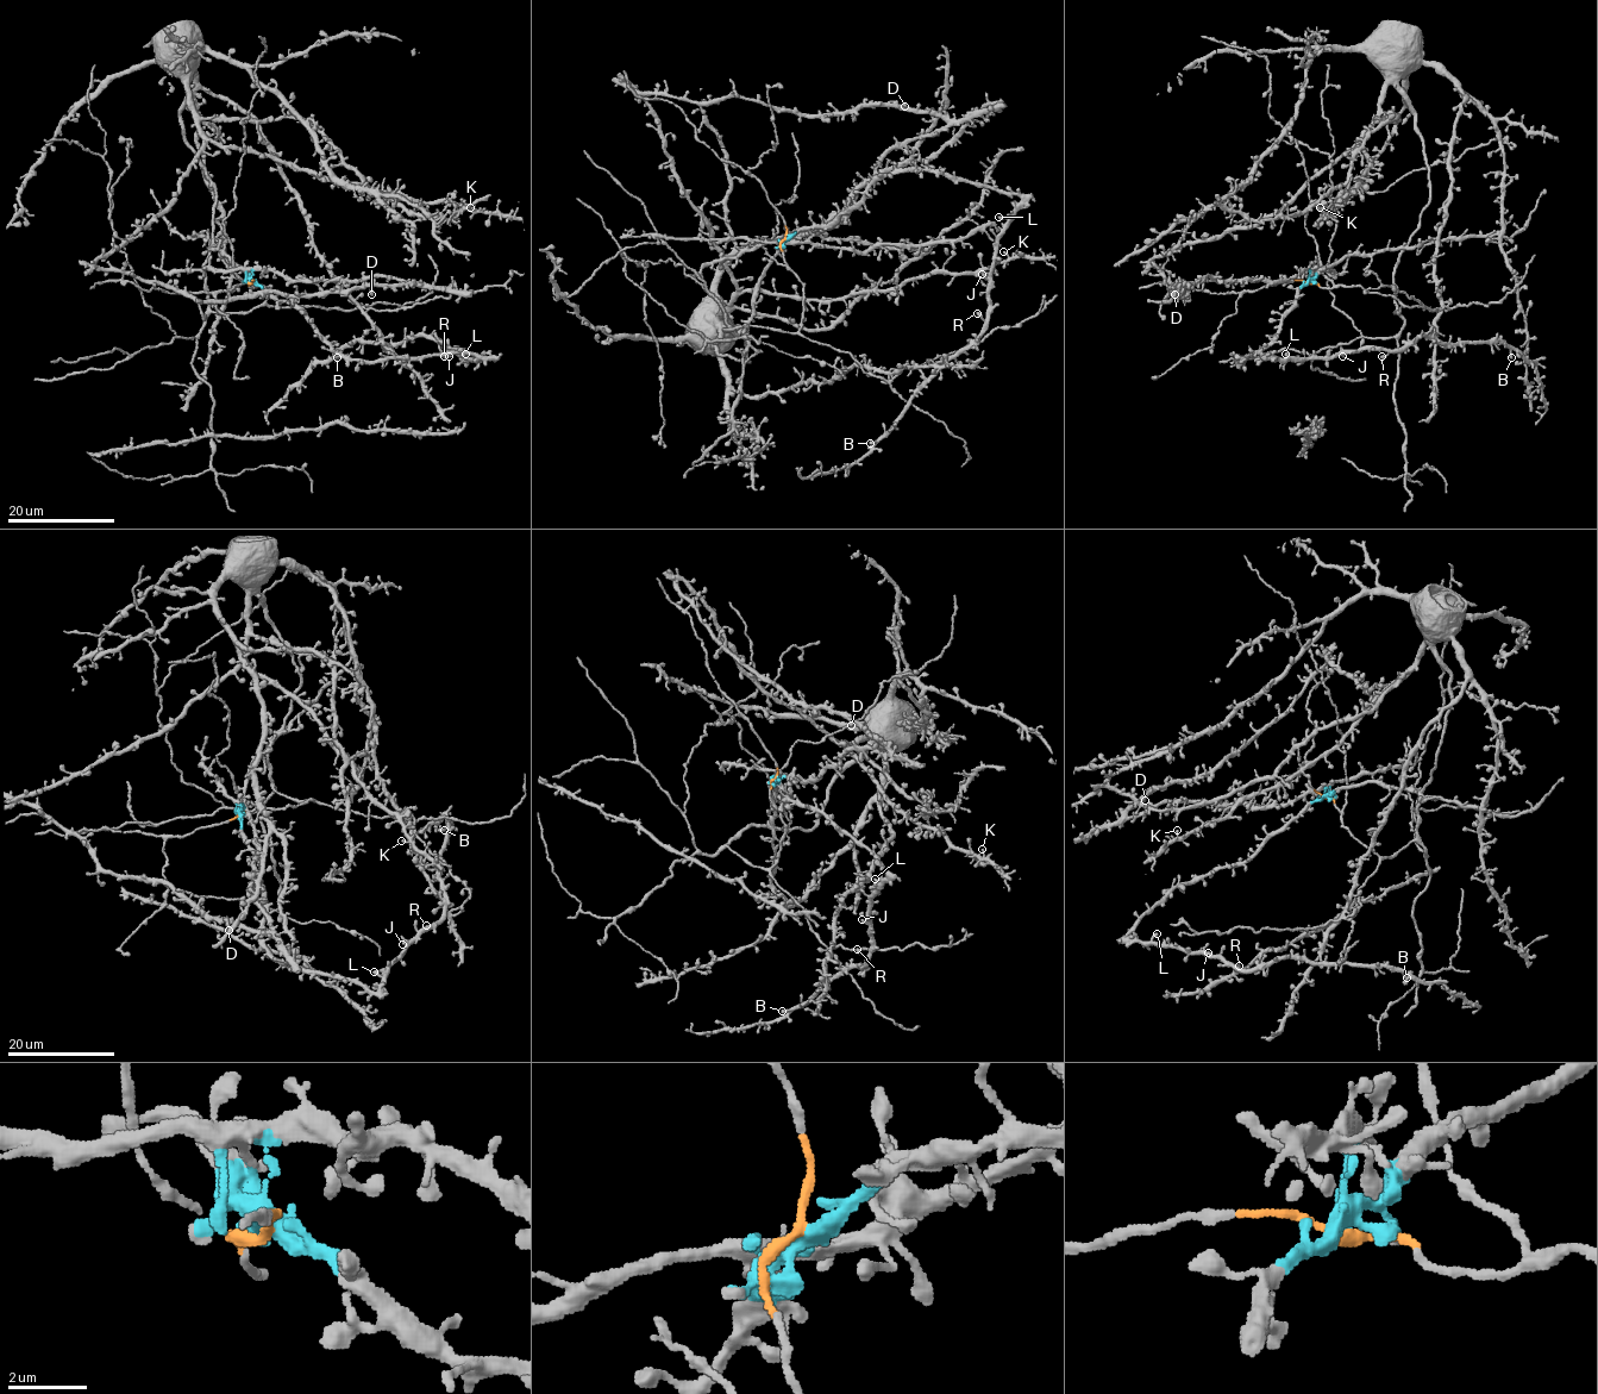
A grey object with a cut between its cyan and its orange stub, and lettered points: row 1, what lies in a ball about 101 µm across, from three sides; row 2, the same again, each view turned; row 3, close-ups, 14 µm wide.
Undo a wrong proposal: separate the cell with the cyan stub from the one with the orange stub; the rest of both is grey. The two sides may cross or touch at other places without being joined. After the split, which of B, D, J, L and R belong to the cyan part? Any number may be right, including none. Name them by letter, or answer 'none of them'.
B, D, J, L, R

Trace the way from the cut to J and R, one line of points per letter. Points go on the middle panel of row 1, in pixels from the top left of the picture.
J: (785, 238), (826, 227), (876, 180), (903, 169), (934, 169), (1021, 198), (998, 241), (991, 275), (982, 273)
R: (785, 238), (826, 227), (876, 180), (903, 169), (1015, 193), (1021, 201), (998, 241), (986, 318), (976, 312)

